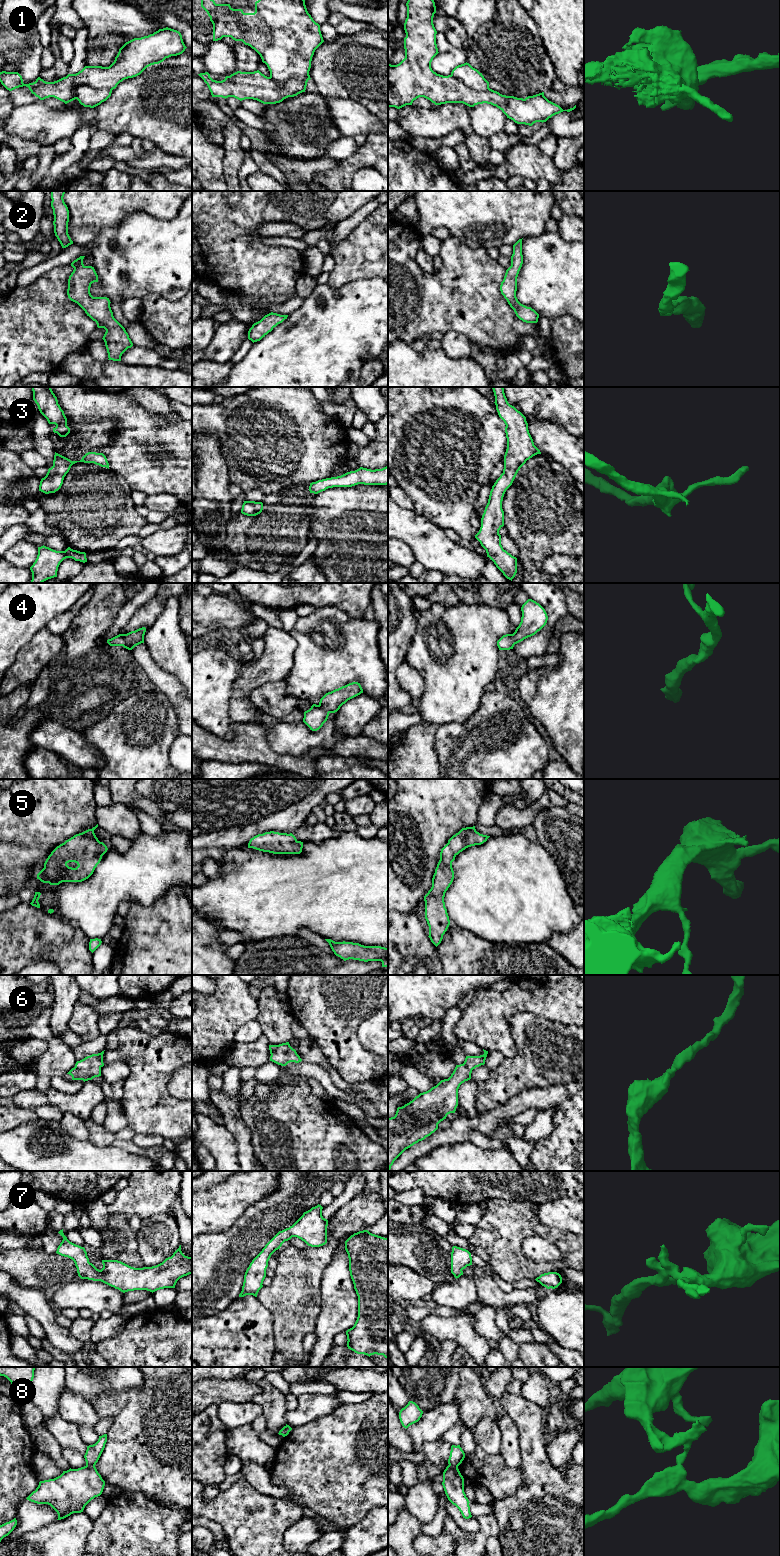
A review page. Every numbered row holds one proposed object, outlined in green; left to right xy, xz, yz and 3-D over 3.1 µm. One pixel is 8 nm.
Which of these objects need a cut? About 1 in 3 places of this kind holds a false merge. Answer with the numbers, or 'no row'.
1, 8

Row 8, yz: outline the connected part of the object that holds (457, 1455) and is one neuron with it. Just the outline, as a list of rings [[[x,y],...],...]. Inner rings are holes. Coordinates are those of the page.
[[[452,1445],[450,1456],[448,1459],[449,1466],[458,1467],[462,1463],[464,1458],[465,1458],[465,1453],[460,1447],[460,1445],[457,1445],[457,1446]]]

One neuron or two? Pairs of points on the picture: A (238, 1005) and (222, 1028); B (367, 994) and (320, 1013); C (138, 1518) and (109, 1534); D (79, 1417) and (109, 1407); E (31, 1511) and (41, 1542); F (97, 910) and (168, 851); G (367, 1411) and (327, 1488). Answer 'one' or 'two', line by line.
A: one
B: one
C: one
D: two
E: two
F: one
G: one

